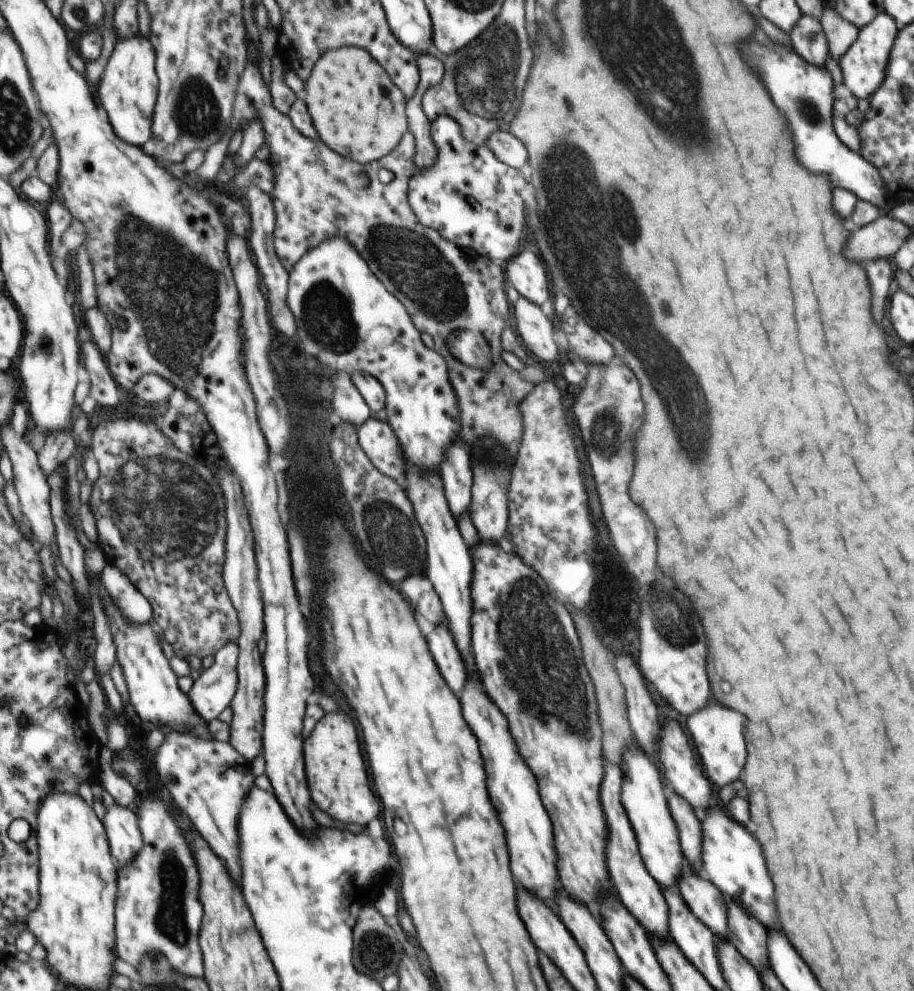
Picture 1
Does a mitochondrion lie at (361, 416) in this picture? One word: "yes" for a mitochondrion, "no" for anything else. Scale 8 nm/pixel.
no

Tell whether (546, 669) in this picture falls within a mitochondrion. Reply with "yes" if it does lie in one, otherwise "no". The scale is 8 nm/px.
yes

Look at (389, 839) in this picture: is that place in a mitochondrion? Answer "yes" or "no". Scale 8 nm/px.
no

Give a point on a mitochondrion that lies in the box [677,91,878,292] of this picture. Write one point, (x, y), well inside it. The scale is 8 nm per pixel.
(806, 109)

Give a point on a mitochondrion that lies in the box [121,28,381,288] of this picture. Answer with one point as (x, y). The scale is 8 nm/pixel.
(196, 110)

